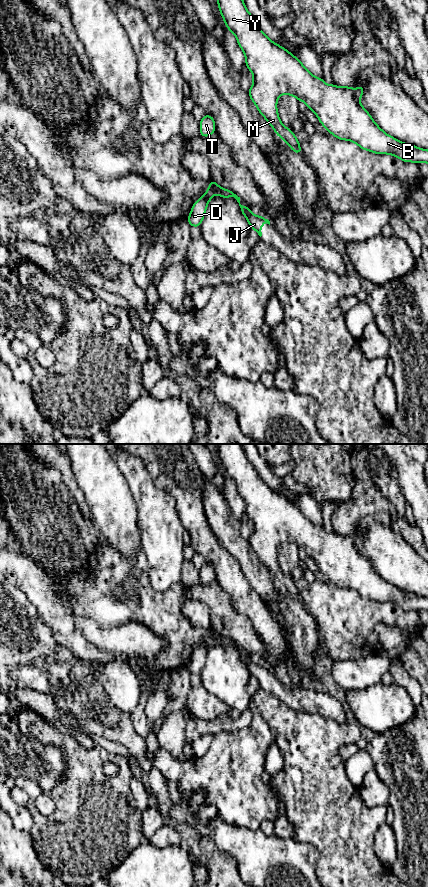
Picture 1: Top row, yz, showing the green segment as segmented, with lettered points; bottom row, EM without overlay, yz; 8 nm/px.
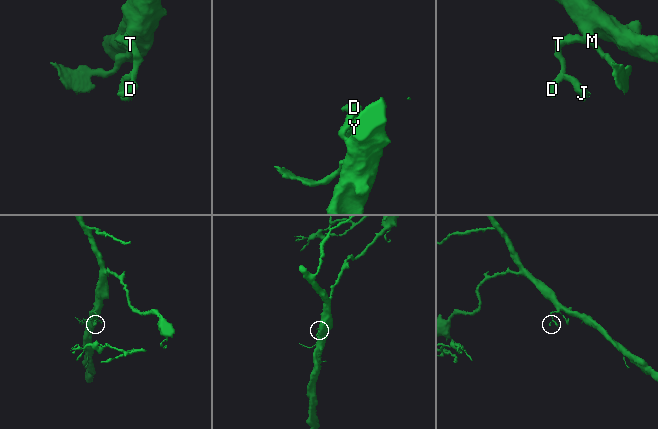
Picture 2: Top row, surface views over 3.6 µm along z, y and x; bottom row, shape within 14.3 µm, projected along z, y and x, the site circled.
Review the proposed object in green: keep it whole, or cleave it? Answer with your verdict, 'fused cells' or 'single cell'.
fused cells

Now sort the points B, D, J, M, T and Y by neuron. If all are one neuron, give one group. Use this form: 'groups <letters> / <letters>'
groups B D M T Y / J

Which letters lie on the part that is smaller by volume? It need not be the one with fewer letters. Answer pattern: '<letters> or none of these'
J

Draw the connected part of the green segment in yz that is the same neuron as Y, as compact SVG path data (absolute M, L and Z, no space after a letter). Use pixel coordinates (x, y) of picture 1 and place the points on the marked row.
M217 0L217 4L225 26L236 36L237 43L246 58L245 65L253 75L253 84L248 91L252 102L275 130L276 135L282 138L293 152L302 154L295 134L282 124L278 115L277 100L283 94L303 101L307 108L316 114L320 124L340 140L354 142L361 149L375 154L393 155L406 163L428 163L428 150L405 144L389 136L375 123L368 111L360 104L364 92L363 86L352 89L350 86L339 87L335 84L326 84L322 78L312 75L287 49L270 40L262 32L254 17L248 12L243 0Z

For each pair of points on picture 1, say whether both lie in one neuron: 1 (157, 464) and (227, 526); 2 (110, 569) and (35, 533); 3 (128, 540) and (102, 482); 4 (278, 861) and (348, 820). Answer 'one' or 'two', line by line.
1: two
2: two
3: one
4: two

